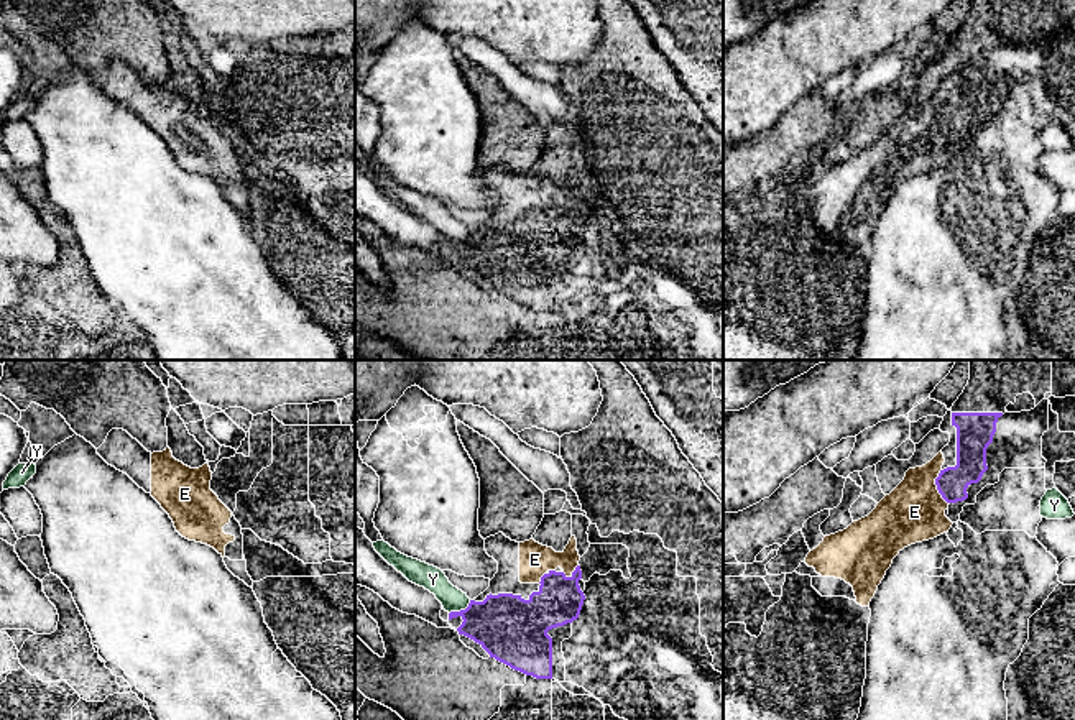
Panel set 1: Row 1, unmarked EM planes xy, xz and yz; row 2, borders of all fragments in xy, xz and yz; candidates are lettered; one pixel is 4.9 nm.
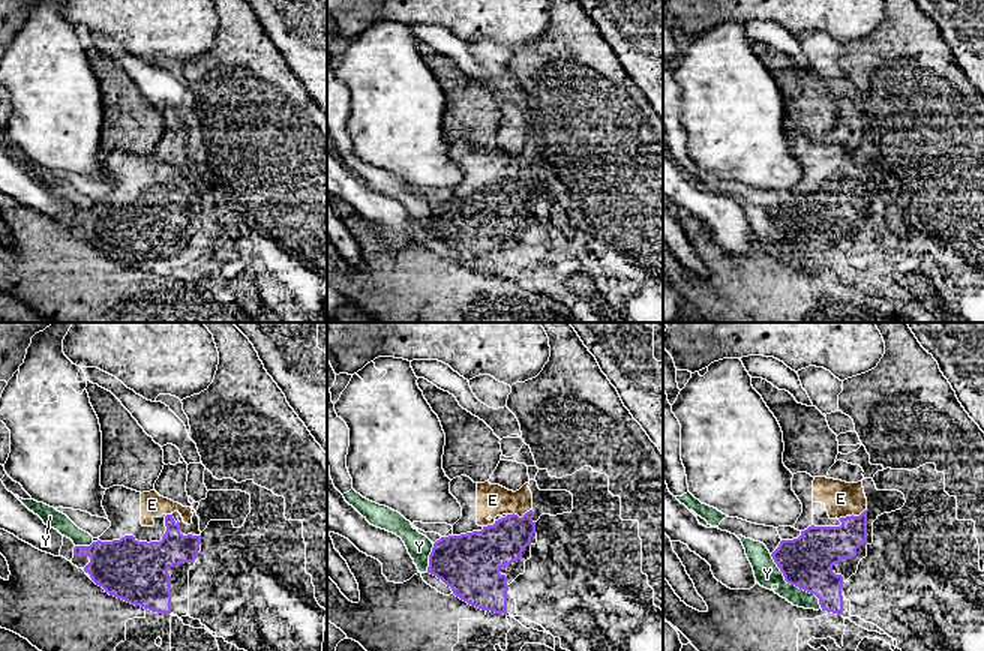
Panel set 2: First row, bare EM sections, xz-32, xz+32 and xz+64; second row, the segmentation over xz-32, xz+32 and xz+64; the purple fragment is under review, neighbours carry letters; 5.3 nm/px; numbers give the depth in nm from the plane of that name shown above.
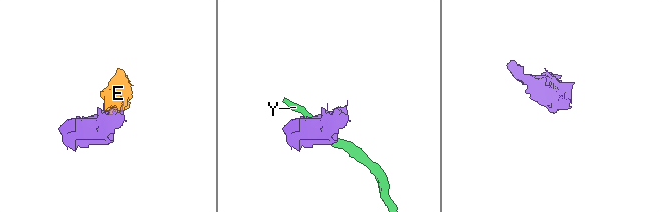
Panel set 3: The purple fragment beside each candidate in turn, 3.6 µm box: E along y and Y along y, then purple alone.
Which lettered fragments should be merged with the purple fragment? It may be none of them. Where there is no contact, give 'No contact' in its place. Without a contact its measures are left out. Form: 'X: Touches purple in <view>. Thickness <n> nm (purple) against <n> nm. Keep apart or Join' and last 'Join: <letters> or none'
E: Touches purple in yz. Thickness 160 nm (purple) against 300 nm. Join
Y: Touches purple in xz. Thickness 320 nm (purple) against 120 nm. Keep apart
Join: E

